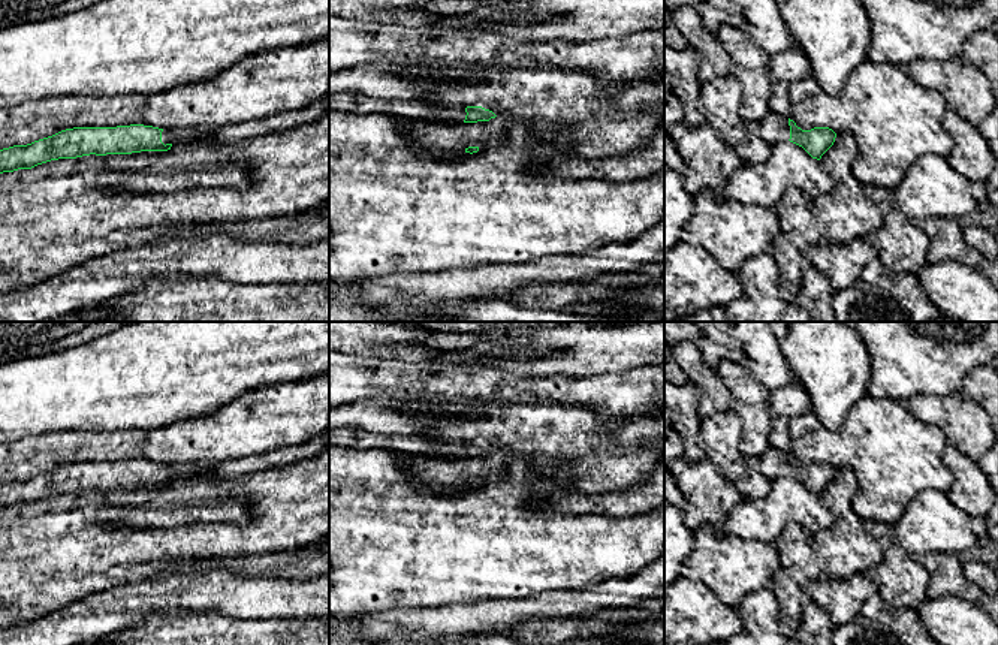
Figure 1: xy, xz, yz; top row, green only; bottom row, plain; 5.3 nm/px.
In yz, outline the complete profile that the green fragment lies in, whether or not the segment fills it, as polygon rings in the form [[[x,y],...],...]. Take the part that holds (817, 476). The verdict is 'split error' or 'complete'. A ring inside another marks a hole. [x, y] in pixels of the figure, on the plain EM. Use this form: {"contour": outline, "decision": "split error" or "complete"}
{"contour": [[[769,447],[762,456],[748,458],[748,462],[769,480],[790,476],[817,495],[833,480],[836,473],[836,468],[829,462],[802,465],[793,455],[775,447]]], "decision": "split error"}

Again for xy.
{"contour": [[[329,431],[296,446],[263,453],[238,456],[209,467],[195,462],[166,465],[144,459],[117,462],[73,462],[27,480],[0,485],[0,509],[31,504],[37,500],[82,491],[132,489],[141,486],[168,486],[172,480],[211,476],[214,480],[236,480],[263,470],[290,465],[313,458],[329,444]]], "decision": "split error"}

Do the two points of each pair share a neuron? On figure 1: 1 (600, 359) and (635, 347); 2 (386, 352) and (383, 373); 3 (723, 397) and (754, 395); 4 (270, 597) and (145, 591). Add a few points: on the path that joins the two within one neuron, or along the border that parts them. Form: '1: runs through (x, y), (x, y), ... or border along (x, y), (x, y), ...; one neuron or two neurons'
1: runs through (609, 350), (612, 347), (626, 347); one neuron
2: border along (364, 352), (373, 356), (395, 359); two neurons
3: border along (715, 371), (730, 394), (732, 407); two neurons
4: runs through (238, 596), (225, 591), (177, 591); one neuron

